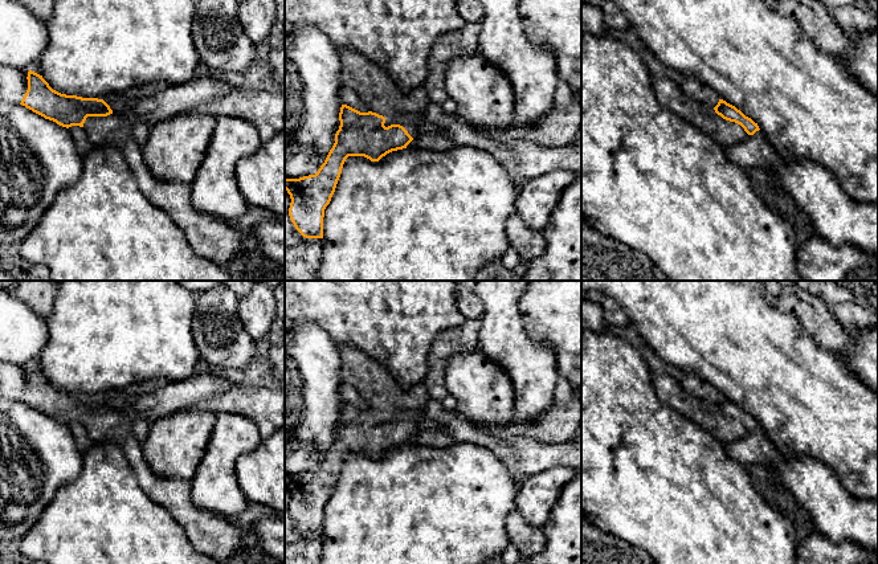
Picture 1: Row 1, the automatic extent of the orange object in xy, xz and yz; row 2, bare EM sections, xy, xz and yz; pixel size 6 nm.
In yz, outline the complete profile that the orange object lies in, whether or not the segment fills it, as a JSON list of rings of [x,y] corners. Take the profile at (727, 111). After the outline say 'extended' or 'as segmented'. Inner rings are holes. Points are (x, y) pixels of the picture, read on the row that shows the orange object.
[[[666,77],[653,78],[653,89],[662,107],[677,114],[685,122],[719,143],[723,148],[740,143],[760,130],[757,123],[755,123],[751,118],[746,117],[740,110],[726,101],[719,99],[714,109],[707,107],[689,98],[682,91],[679,85]]] | extended

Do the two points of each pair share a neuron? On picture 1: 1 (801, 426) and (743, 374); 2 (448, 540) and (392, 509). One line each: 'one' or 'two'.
1: one
2: one

